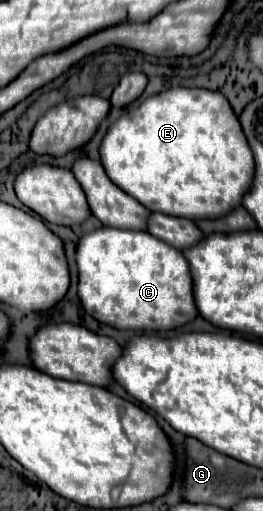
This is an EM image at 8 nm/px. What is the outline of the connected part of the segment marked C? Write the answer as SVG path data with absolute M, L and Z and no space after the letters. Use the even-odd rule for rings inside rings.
M99 228L79 236L75 248L75 262L79 270L77 296L87 314L95 320L123 328L123 330L173 330L191 322L197 316L191 294L191 274L187 260L181 250L167 246L167 242L141 230L121 230L121 228Z

